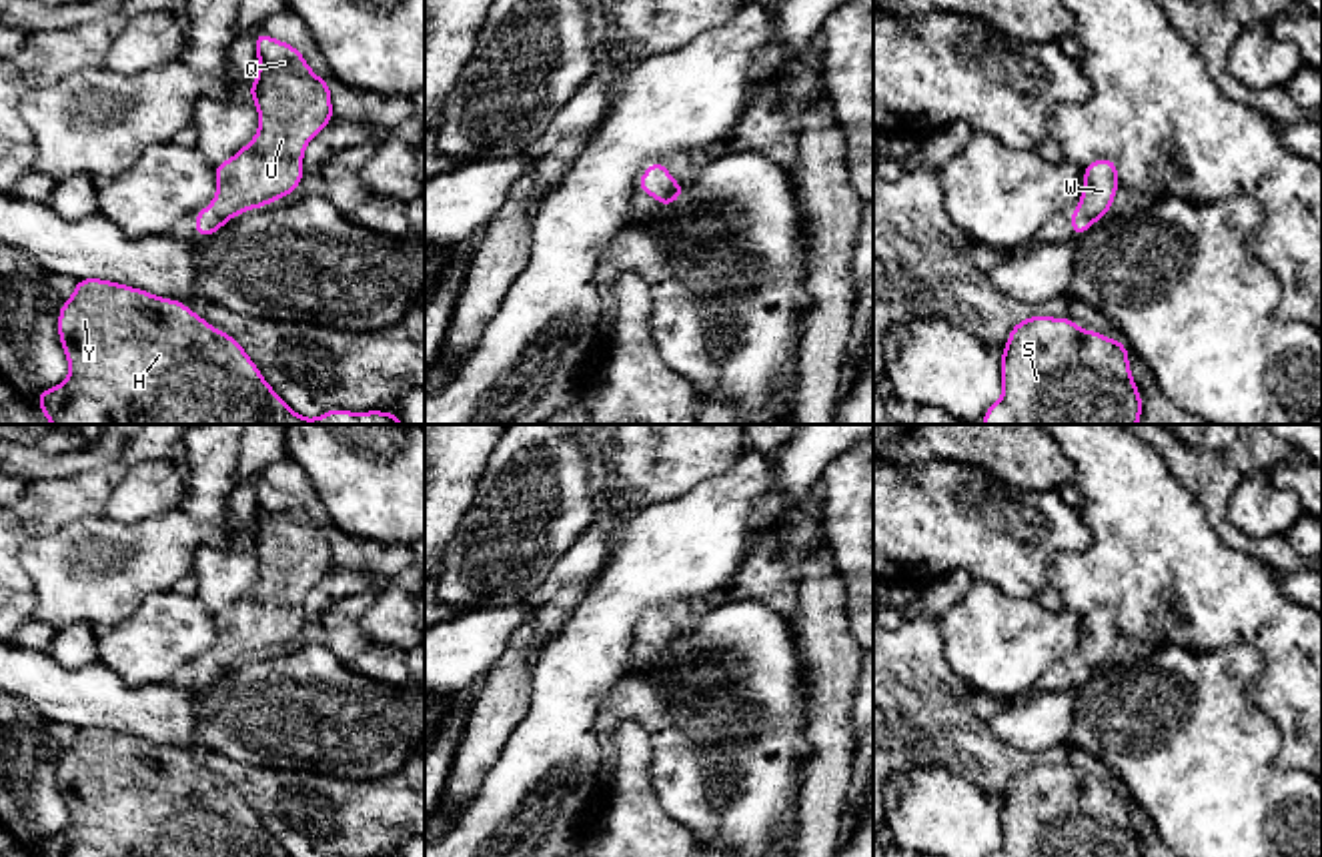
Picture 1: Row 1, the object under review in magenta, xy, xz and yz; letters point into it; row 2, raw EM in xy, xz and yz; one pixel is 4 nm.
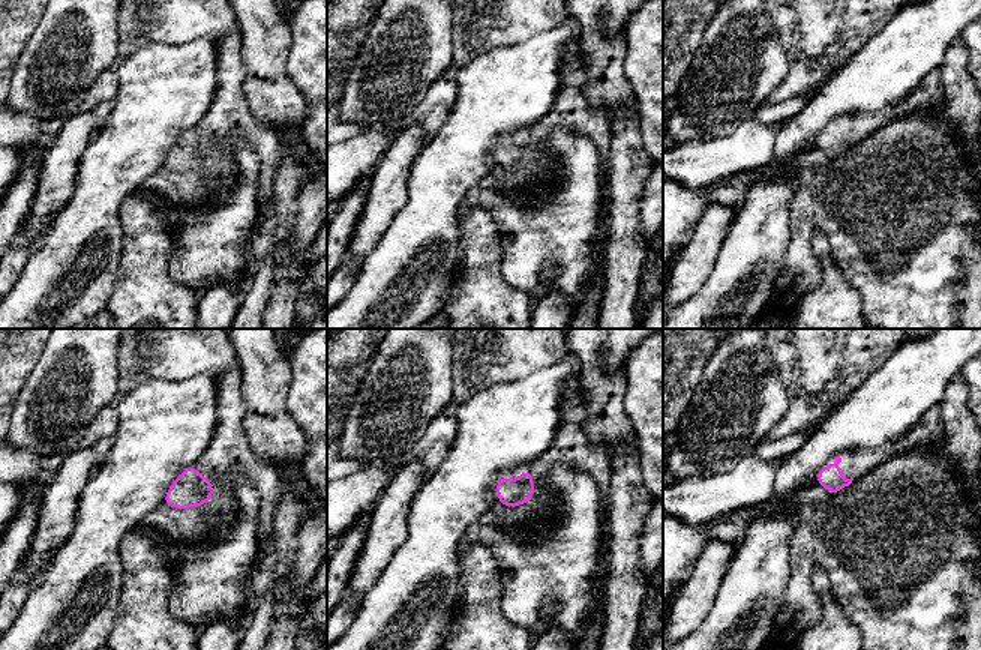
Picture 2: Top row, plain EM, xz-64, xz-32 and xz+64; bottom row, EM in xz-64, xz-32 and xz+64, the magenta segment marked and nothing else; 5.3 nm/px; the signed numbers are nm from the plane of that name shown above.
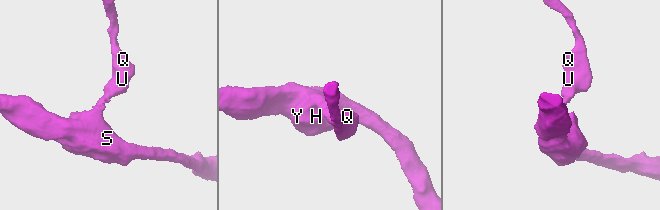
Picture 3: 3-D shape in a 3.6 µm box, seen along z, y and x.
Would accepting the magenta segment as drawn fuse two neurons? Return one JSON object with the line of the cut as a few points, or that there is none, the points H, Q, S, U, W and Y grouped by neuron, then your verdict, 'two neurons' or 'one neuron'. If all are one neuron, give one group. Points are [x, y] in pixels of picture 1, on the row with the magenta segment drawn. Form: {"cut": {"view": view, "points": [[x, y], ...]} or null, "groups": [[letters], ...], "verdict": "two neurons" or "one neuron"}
{"cut": null, "groups": [["H", "Q", "S", "U", "W", "Y"]], "verdict": "one neuron"}

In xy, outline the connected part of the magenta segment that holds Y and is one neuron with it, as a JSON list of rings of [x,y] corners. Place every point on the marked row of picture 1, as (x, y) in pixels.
[[[78,278],[72,296],[62,302],[58,310],[58,338],[70,372],[62,384],[54,388],[42,388],[36,396],[42,416],[46,416],[52,424],[405,424],[393,410],[349,412],[343,408],[330,408],[318,418],[304,418],[272,390],[258,366],[250,360],[234,336],[214,328],[180,300],[160,298],[142,288],[132,288],[128,284],[118,284],[104,278]]]

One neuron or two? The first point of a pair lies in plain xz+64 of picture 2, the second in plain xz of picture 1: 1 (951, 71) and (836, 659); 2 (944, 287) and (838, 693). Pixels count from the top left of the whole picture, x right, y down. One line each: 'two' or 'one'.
1: one
2: two

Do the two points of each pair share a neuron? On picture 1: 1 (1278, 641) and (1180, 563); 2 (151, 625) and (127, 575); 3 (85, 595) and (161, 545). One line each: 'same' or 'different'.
1: same
2: different
3: same

